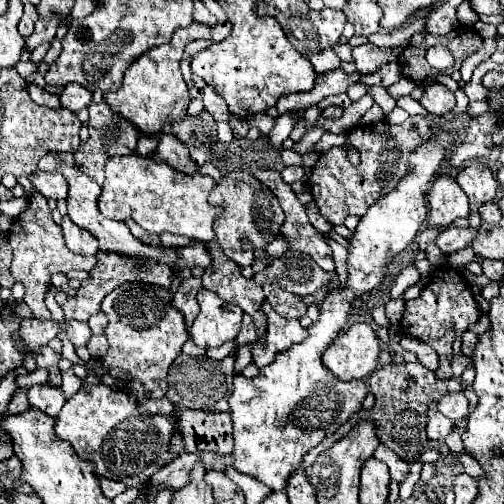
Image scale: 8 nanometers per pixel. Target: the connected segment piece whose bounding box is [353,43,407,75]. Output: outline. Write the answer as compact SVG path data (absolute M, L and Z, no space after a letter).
M373 43L359 45L359 47L353 49L353 59L355 59L357 71L359 71L359 73L365 73L365 75L371 75L371 73L379 71L383 65L395 63L397 57L403 53L405 47L407 47L407 45L393 47L393 49L379 49L379 47L375 47Z

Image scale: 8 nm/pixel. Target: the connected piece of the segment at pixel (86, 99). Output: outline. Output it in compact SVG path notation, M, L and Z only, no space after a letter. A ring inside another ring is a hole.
M69 83L63 93L61 93L61 107L69 109L69 111L79 111L83 107L89 107L91 103L91 91L87 91L85 87L77 85L77 83Z

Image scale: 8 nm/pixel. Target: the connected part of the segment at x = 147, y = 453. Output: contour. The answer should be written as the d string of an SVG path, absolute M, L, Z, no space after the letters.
M81 385L81 389L65 401L57 423L55 433L73 443L79 457L89 459L95 465L95 471L101 477L127 483L127 475L119 471L137 471L145 481L163 465L175 459L175 453L169 451L173 425L165 415L143 415L133 397L123 391L115 391L107 385Z

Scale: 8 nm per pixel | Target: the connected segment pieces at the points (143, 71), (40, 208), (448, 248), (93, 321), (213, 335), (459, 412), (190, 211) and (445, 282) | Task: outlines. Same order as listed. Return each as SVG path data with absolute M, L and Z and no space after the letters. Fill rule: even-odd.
M191 23L185 29L177 29L169 43L159 45L157 49L149 49L147 53L143 53L125 71L125 79L123 79L121 89L115 91L115 93L105 93L103 95L107 105L115 113L119 113L123 119L131 121L143 135L163 133L173 123L183 121L185 115L187 115L187 105L189 105L191 97L187 93L187 83L183 81L179 63L181 63L185 45L191 43L191 41L199 41L199 39L211 39L211 27Z
M33 193L27 197L29 199L29 207L15 217L13 227L9 229L9 245L13 249L13 265L11 265L11 273L15 277L15 281L25 285L25 297L23 301L29 305L29 309L33 311L35 319L51 319L49 309L45 307L45 291L49 289L49 281L53 273L65 273L71 269L85 269L91 271L97 263L95 257L83 257L83 255L75 255L67 249L65 241L63 241L63 233L61 227L51 219L51 209L47 207L47 199L39 193Z
M451 225L449 229L445 229L445 231L439 233L439 237L435 239L435 243L437 243L437 247L441 249L443 255L451 255L451 253L467 247L473 241L473 237L475 237L475 231L471 227L459 229L459 227Z
M97 313L89 319L89 327L91 327L91 333L93 335L103 335L105 327L107 327L107 317L103 313Z
M201 289L199 291L199 315L189 327L189 337L195 345L211 349L227 341L233 341L241 331L243 311L231 303L225 303L219 295Z
M459 391L459 393L447 393L439 399L437 403L439 411L449 417L453 423L459 423L467 417L467 399L465 395Z
M137 153L119 155L107 159L105 183L97 205L105 217L115 221L133 219L149 233L169 231L197 241L211 241L215 239L213 221L219 217L219 209L207 203L213 185L215 181L207 175L195 173L187 177L163 161L153 161Z
M439 269L427 287L419 293L417 299L405 303L401 327L407 335L413 335L427 345L431 345L439 353L439 369L435 371L439 379L451 377L451 363L449 359L461 351L461 335L467 331L469 325L477 323L481 317L479 305L473 299L469 283L453 269Z

